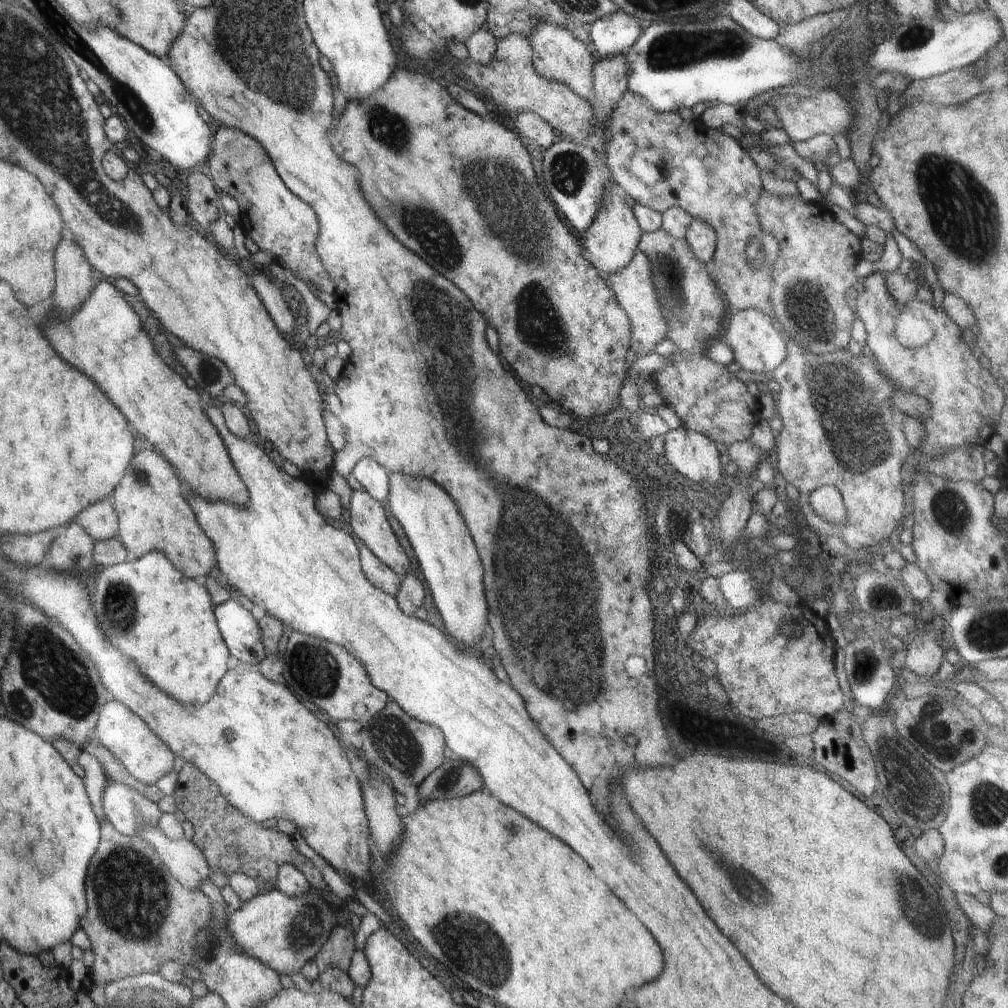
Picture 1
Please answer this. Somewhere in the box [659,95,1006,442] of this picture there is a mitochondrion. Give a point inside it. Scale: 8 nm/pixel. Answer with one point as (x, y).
(963, 214)

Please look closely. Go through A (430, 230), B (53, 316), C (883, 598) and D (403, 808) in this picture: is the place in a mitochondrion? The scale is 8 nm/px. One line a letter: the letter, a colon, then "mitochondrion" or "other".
A: mitochondrion
B: other
C: mitochondrion
D: other

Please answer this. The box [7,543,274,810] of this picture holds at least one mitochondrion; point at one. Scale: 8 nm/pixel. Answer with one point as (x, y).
(121, 609)

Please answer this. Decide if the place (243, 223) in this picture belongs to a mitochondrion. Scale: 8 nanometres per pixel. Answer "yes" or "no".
no

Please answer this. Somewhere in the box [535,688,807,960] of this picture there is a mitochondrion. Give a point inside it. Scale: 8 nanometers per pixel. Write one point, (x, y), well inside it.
(749, 887)

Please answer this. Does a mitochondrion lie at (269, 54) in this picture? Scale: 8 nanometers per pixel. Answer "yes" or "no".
yes

